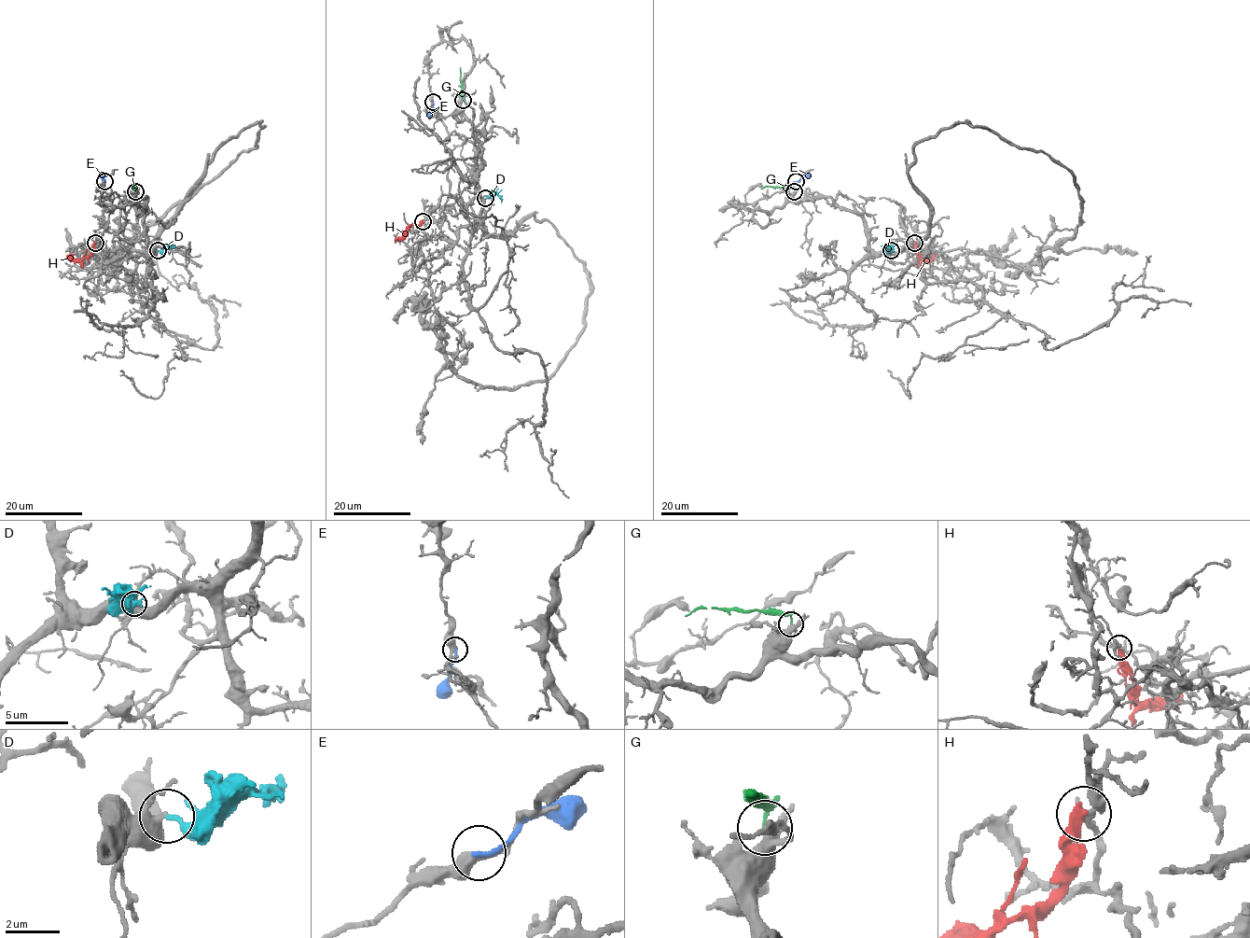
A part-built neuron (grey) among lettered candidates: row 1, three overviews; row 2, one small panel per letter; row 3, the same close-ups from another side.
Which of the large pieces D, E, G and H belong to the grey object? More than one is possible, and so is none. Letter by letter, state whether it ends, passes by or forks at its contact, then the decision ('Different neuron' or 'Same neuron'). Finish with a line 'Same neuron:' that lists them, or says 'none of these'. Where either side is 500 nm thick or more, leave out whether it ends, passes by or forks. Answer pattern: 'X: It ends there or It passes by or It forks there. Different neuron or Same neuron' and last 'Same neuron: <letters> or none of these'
D: It ends there. Same neuron
E: It ends there. Different neuron
G: It ends there. Different neuron
H: It ends there. Different neuron
Same neuron: D

